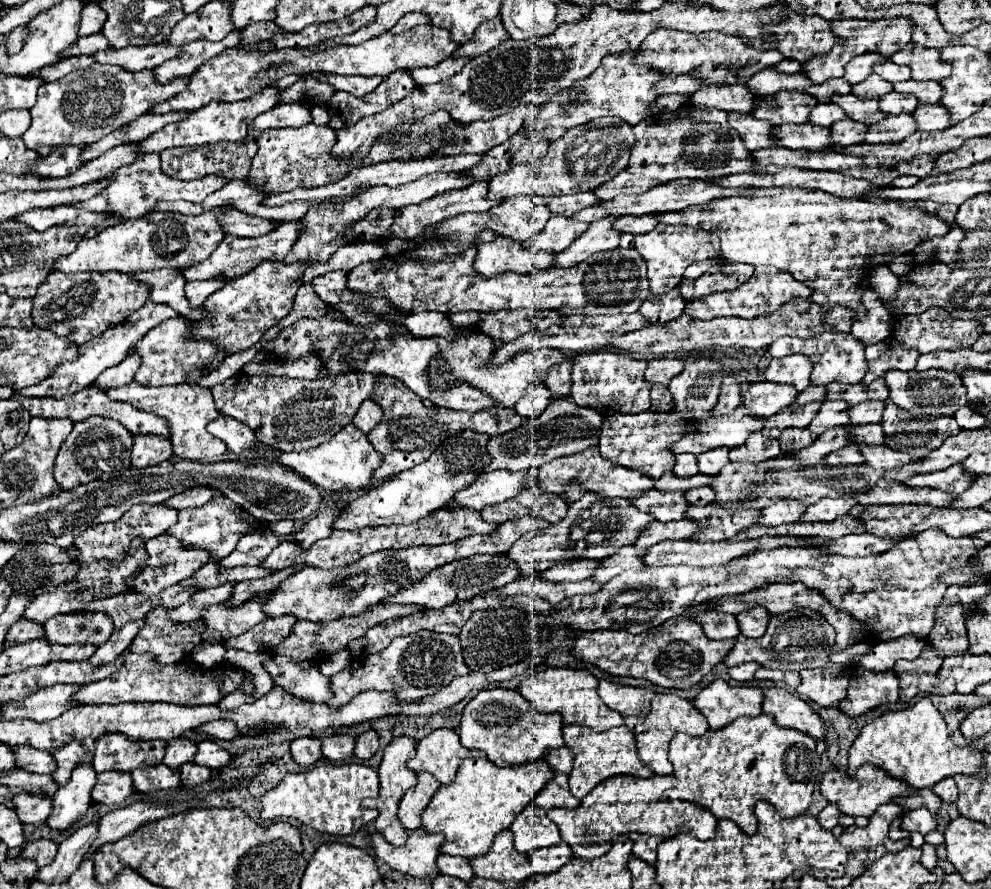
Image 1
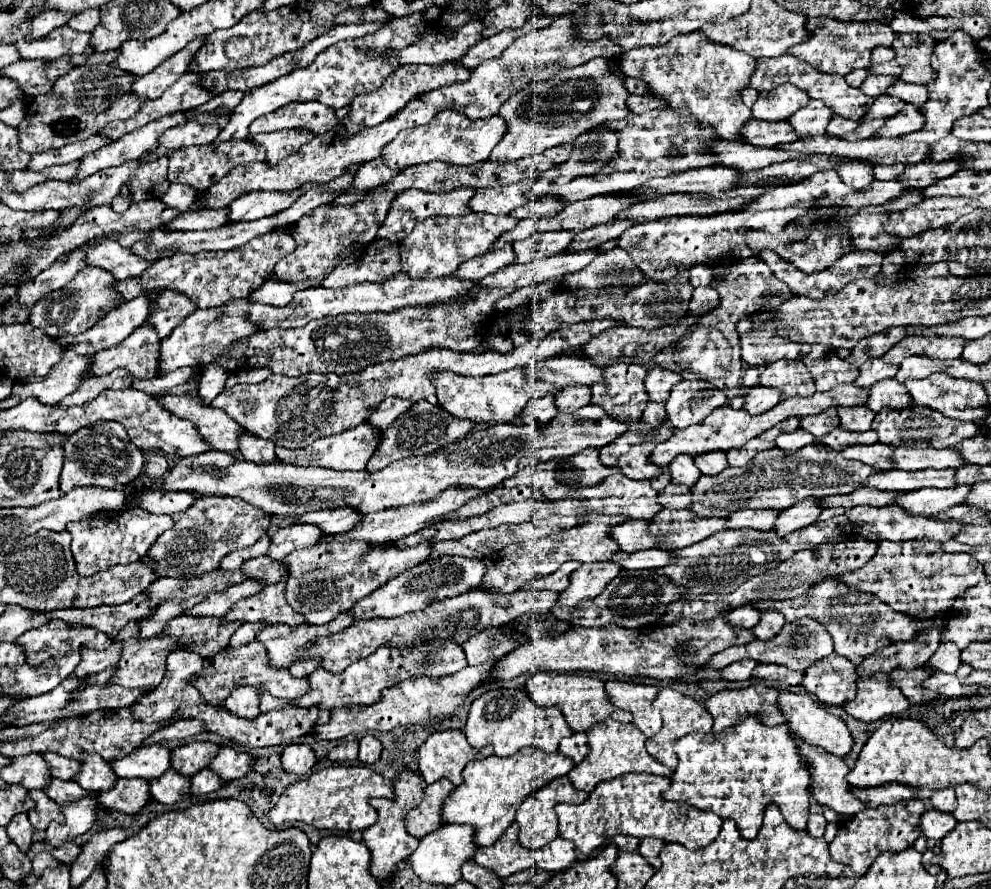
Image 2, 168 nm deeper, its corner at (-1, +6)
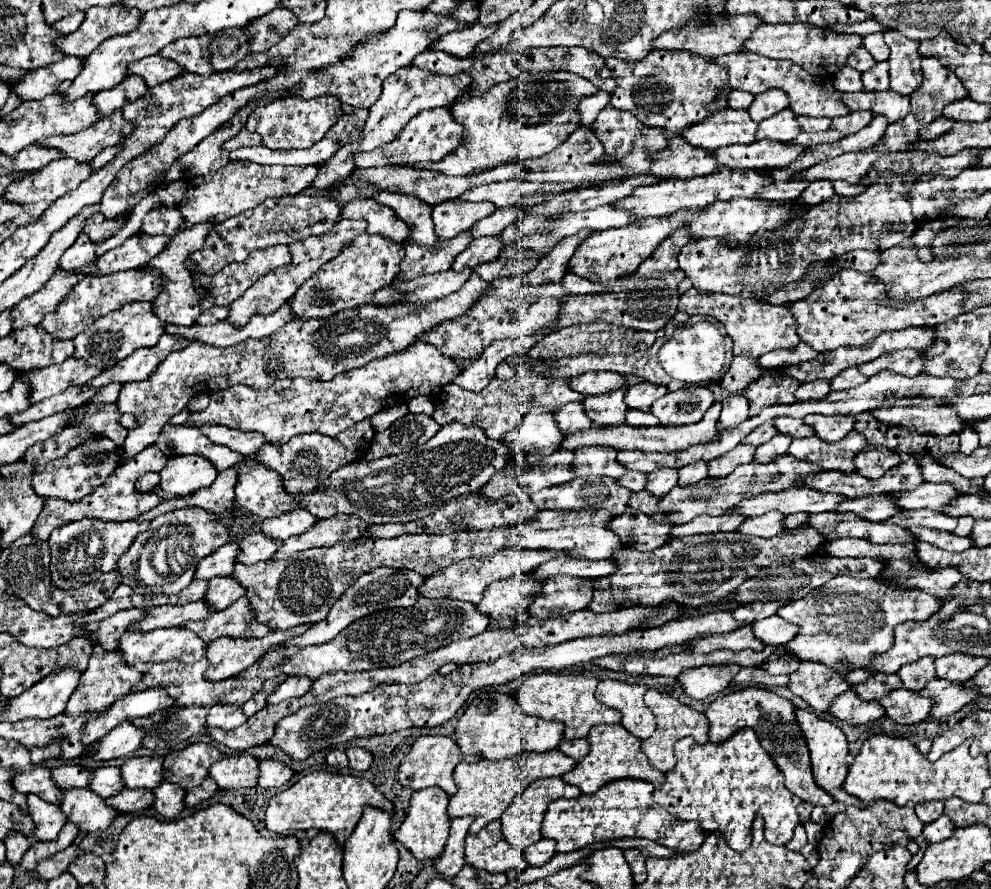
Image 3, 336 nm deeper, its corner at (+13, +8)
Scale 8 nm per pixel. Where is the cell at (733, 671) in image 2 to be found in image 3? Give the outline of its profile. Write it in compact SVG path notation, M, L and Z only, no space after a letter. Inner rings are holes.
M699 666L683 670L677 680L689 698L703 700L725 690L739 670L739 666Z

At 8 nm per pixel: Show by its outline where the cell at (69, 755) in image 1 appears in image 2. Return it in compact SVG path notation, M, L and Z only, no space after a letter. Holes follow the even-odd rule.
M83 754L75 782L79 782L79 786L83 786L85 790L101 792L101 790L109 790L117 782L117 778L115 774L111 774L111 766L103 762L99 754Z

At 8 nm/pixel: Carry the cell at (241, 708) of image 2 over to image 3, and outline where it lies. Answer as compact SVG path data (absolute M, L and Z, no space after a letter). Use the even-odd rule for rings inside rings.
M217 704L217 708L211 708L207 716L207 726L231 730L247 722L247 716L241 712L241 708L229 708L229 704Z

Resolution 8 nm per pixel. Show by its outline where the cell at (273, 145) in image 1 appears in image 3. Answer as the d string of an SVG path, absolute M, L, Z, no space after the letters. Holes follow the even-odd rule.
M245 126L223 144L223 148L229 152L237 148L245 148L245 146L261 146L261 136L257 136L255 132L249 132Z

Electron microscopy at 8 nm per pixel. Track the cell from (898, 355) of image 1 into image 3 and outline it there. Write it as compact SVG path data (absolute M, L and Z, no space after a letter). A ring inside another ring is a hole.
M847 368L845 372L841 372L839 376L835 376L831 380L831 390L837 392L837 390L849 390L849 388L855 388L859 384L863 384L867 378L861 376L861 372L857 368Z

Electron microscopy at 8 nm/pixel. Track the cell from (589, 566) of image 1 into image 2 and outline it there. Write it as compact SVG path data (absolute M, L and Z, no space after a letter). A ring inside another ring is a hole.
M565 562L557 572L545 576L545 578L539 578L539 580L531 580L527 584L523 584L521 588L525 590L555 590L555 592L563 592L569 584L569 578L571 574L581 566L581 562Z

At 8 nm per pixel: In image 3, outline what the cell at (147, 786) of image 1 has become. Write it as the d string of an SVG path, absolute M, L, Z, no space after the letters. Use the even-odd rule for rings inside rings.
M163 782L161 788L155 788L153 790L155 794L155 804L153 808L167 820L175 818L181 814L181 810L185 808L185 790L183 788L177 788L175 784L169 784L169 782Z

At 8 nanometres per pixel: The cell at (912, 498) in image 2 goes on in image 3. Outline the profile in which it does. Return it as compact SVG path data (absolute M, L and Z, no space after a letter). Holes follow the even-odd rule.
M885 494L885 496L865 496L857 500L845 500L837 506L835 512L853 512L869 522L883 522L901 510L889 500L889 494Z

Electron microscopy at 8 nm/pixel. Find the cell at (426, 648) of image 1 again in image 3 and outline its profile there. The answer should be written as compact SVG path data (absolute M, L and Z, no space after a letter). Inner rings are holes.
M289 676L277 684L277 688L267 696L269 704L281 704L289 698L299 698L311 688L311 680L307 676Z

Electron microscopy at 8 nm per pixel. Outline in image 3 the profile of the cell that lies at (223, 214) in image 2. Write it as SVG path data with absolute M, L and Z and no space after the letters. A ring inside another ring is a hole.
M155 206L141 224L141 232L143 234L167 234L167 236L175 236L181 228L183 220L181 220L181 212L177 208L165 208L165 206Z

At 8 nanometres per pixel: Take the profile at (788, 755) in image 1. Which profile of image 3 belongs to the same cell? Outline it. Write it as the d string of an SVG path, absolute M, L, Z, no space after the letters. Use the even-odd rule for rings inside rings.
M743 728L723 744L697 744L693 738L681 738L675 744L675 768L665 774L665 784L653 792L653 800L665 806L679 820L697 820L703 832L721 832L725 842L741 852L751 846L751 824L757 814L765 818L767 842L785 846L793 838L799 814L793 794L785 788L783 776L763 752L755 732Z

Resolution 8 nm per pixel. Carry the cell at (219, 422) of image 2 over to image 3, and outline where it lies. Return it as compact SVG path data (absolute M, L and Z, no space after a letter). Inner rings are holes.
M205 426L201 432L213 442L227 446L243 456L257 454L257 450L267 442L265 436L257 432L241 432L241 430L231 430L231 428L221 428L221 426Z

